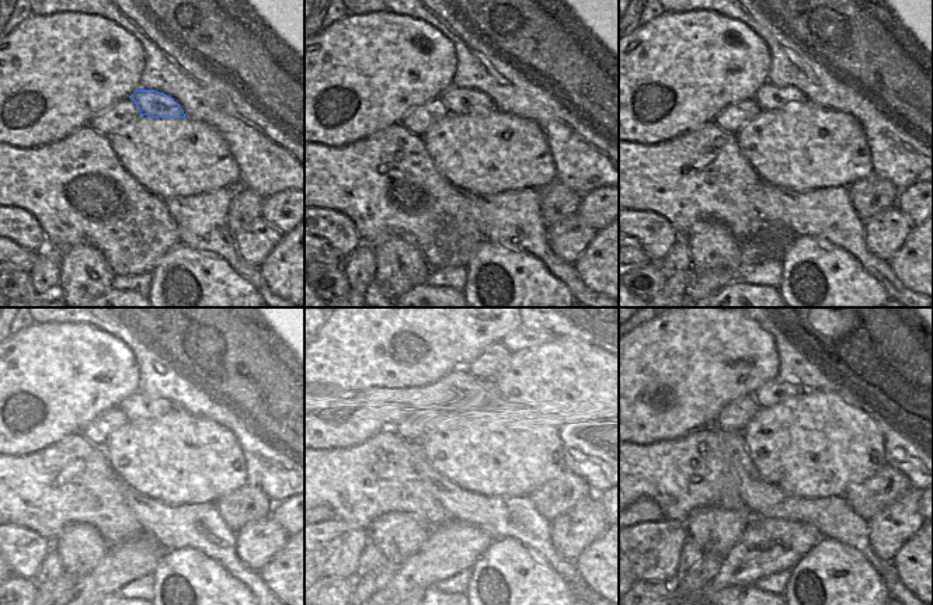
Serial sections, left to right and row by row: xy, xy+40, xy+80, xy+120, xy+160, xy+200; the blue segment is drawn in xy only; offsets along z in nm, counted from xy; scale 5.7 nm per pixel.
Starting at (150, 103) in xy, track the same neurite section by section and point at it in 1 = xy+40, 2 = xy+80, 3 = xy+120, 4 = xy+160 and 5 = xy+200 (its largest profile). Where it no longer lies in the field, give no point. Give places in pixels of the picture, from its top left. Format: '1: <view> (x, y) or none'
1: xy+40 (458, 100)
2: xy+80 (769, 97)
3: xy+120 (136, 407)
4: xy+160 (458, 390)
5: xy+200 (770, 393)

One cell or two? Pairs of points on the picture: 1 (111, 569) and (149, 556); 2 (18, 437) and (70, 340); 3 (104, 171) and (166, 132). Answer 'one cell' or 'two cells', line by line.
1: one cell
2: one cell
3: two cells

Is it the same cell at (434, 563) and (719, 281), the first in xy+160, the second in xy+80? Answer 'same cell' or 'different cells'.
same cell

